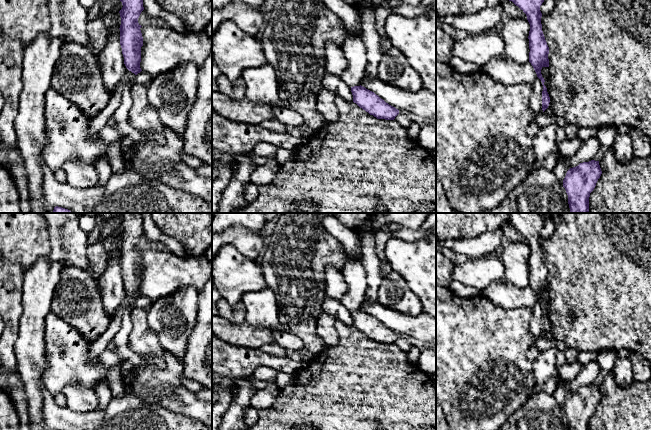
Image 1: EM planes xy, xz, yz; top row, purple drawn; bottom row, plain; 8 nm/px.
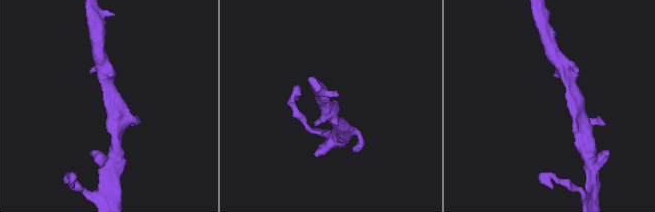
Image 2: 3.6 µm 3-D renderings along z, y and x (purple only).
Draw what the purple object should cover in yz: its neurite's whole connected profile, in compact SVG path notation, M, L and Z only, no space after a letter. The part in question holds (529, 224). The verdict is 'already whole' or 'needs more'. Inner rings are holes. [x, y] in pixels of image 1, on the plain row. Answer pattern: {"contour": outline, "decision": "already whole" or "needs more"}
{"contour": "M509 213L507 224L512 225L518 230L527 240L530 248L529 255L529 286L533 290L537 301L541 304L543 309L542 315L542 334L543 336L548 332L550 321L547 312L544 309L544 302L541 298L543 291L549 291L549 271L545 264L540 235L540 230L544 226L544 222L548 217L542 213Z", "decision": "already whole"}

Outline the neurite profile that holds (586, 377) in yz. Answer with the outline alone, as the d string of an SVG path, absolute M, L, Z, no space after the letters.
M595 360L587 365L584 365L583 369L573 381L567 384L559 384L553 393L558 404L564 404L566 397L570 392L576 391L580 387L593 384L600 370L601 368Z

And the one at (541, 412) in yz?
M535 390L499 430L569 430L563 407L553 394Z

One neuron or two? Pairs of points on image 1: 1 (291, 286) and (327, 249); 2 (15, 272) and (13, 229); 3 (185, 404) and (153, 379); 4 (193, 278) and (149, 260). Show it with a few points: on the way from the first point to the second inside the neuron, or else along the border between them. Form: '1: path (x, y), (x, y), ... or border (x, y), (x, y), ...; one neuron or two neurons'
1: path (299, 277), (318, 258); one neuron
2: border (10, 261), (18, 264), (24, 272); two neurons
3: path (177, 398), (161, 386); one neuron
4: path (182, 272), (164, 272), (160, 268); one neuron

